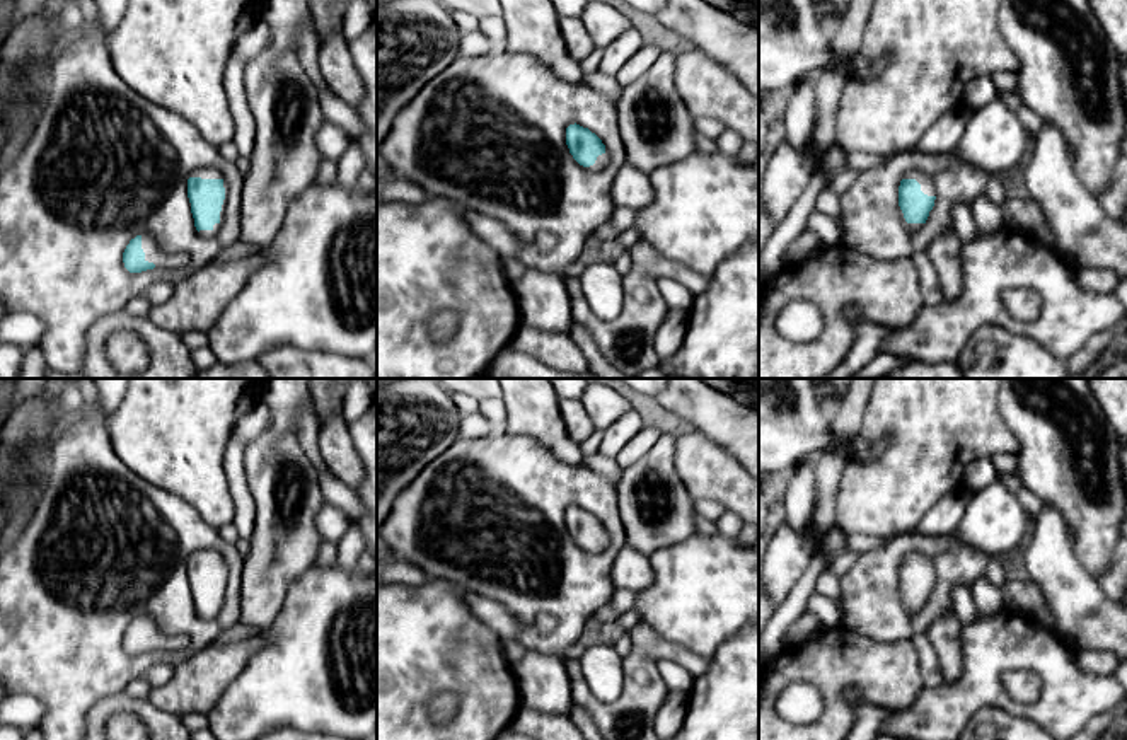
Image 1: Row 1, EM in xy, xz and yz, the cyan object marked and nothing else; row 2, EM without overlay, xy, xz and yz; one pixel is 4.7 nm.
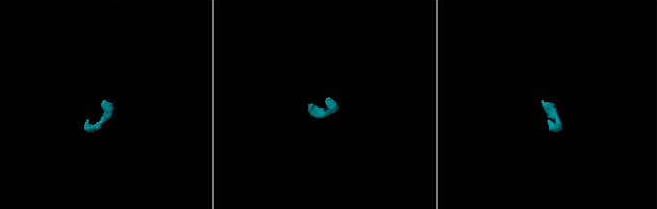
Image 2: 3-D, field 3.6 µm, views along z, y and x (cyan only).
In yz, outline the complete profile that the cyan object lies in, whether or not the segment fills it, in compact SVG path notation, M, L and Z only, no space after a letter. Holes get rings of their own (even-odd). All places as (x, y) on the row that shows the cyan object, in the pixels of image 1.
M907 171L899 186L902 222L910 230L919 230L934 206L936 191L931 177L921 171Z

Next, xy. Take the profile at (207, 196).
M201 167L188 179L188 198L194 227L201 235L213 235L225 215L228 188L215 167Z

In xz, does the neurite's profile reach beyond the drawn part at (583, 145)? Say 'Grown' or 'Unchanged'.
Grown

